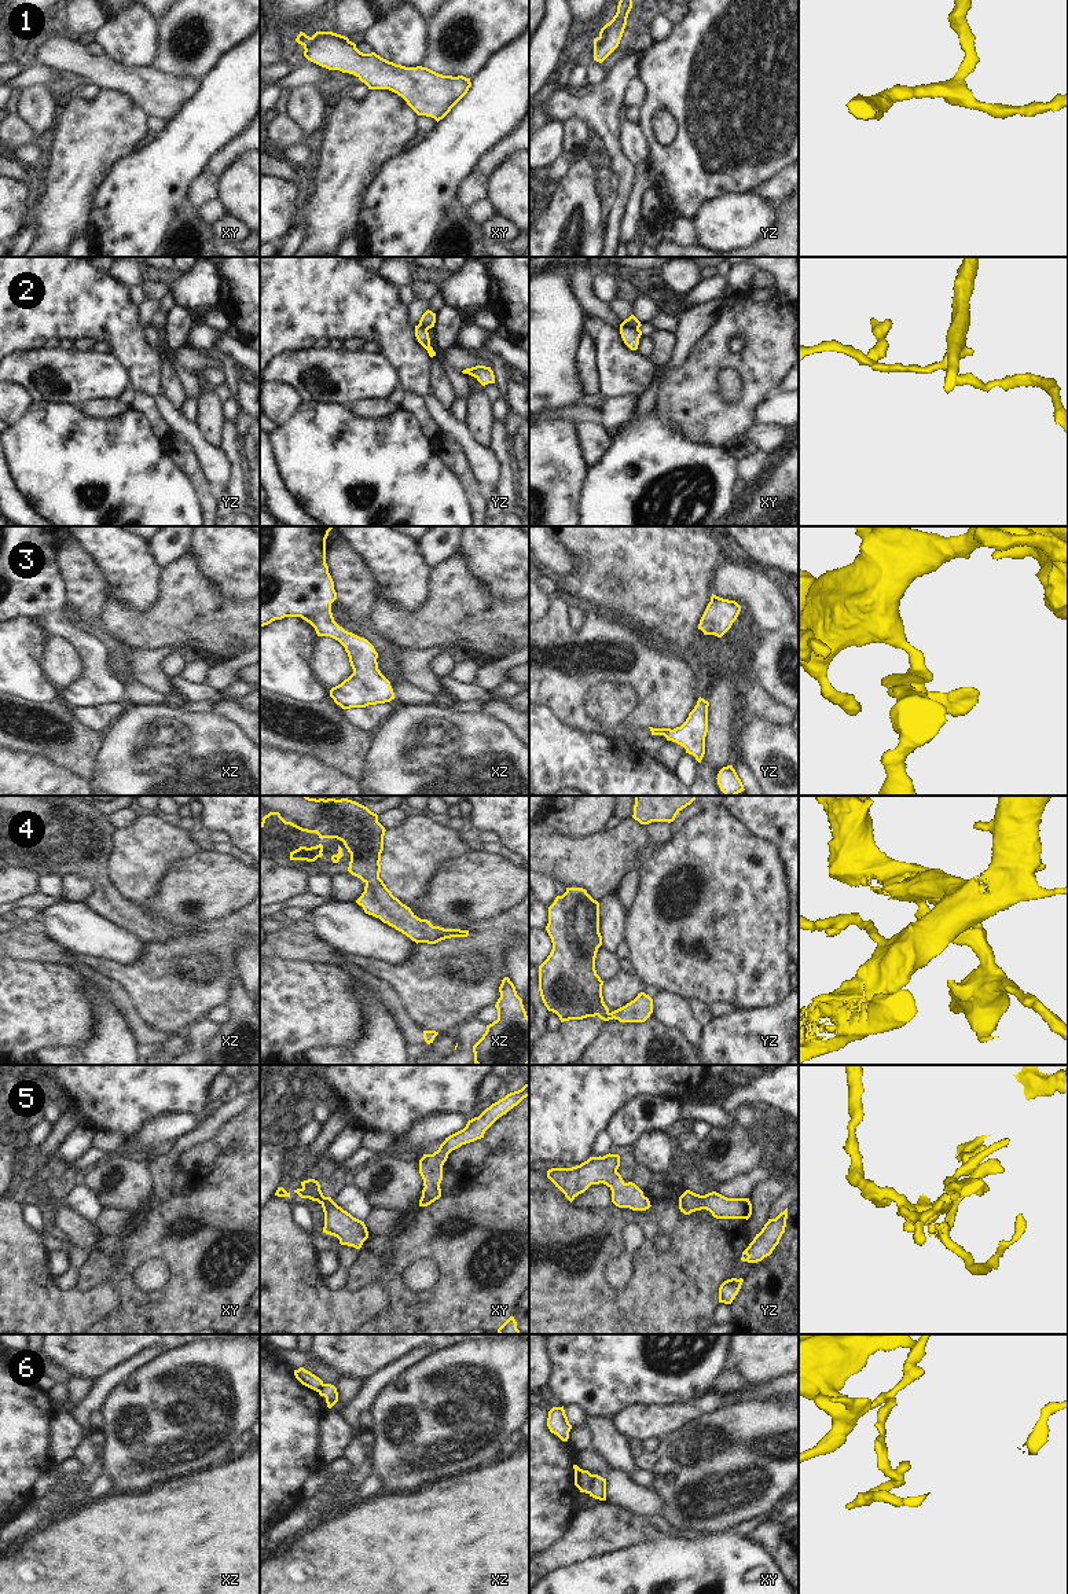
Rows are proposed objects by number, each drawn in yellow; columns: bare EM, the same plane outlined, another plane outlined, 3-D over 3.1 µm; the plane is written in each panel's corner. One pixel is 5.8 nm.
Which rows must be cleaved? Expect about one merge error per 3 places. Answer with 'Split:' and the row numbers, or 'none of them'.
Split: 2, 6

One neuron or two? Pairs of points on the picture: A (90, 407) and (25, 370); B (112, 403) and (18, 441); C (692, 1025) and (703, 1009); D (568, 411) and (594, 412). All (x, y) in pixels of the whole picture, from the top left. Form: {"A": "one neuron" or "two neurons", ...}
{"A": "two neurons", "B": "two neurons", "C": "two neurons", "D": "one neuron"}

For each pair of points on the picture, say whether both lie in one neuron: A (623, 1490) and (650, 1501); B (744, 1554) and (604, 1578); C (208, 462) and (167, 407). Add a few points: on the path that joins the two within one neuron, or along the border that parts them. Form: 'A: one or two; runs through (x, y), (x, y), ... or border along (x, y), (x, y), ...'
A: one; runs through (630, 1493), (643, 1499)
B: one; runs through (709, 1578), (638, 1578)
C: one; runs through (201, 448), (178, 421)

